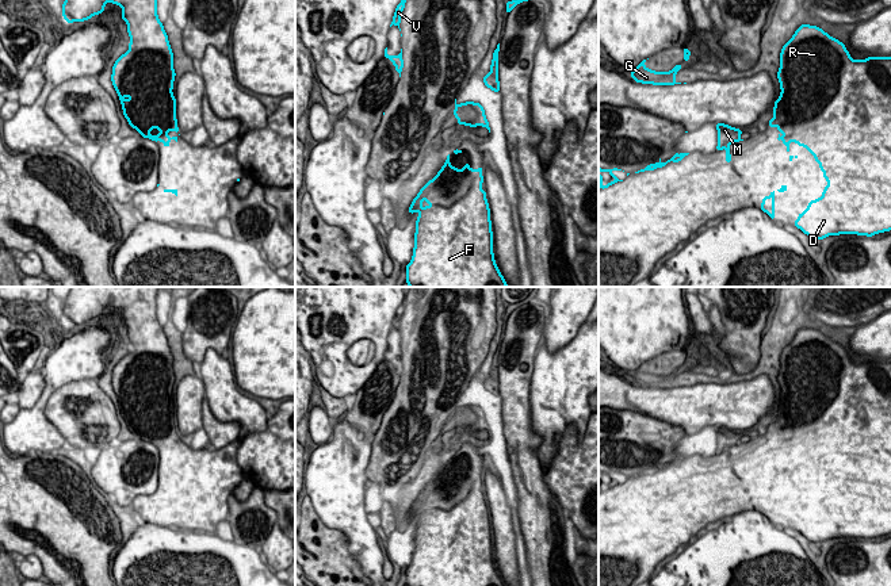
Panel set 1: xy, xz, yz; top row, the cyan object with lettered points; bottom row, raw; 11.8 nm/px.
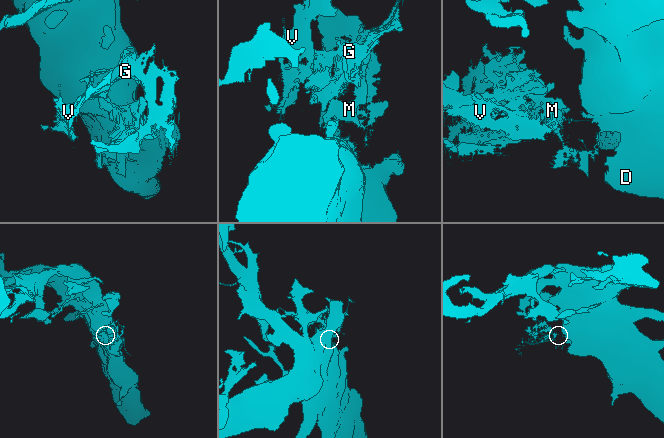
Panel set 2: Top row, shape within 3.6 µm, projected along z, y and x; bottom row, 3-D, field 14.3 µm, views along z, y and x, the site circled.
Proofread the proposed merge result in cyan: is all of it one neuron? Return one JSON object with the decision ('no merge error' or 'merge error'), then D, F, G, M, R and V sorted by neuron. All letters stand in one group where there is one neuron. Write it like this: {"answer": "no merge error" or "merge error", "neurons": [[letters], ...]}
{"answer": "no merge error", "neurons": [["D", "F", "G", "M", "R", "V"]]}

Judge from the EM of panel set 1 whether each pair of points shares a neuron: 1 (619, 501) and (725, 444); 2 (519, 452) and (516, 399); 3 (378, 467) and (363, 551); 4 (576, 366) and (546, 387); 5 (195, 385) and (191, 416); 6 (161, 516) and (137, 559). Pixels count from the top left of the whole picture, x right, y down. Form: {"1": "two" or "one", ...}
{"1": "one", "2": "one", "3": "two", "4": "one", "5": "one", "6": "two"}

